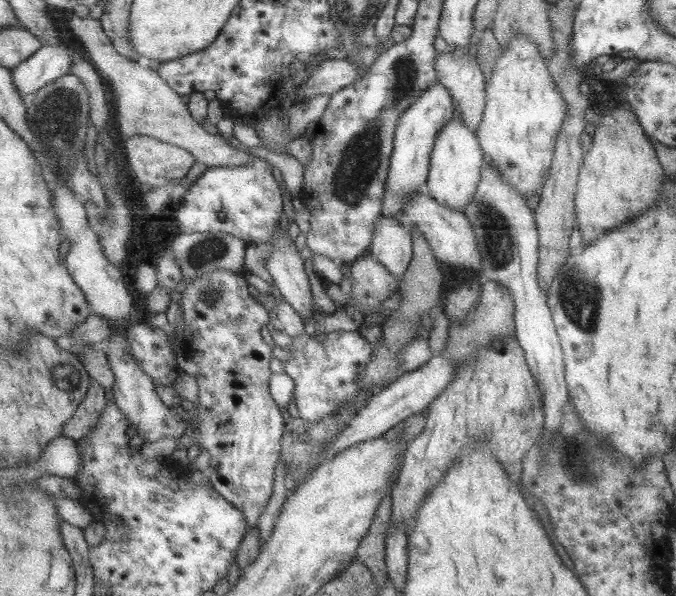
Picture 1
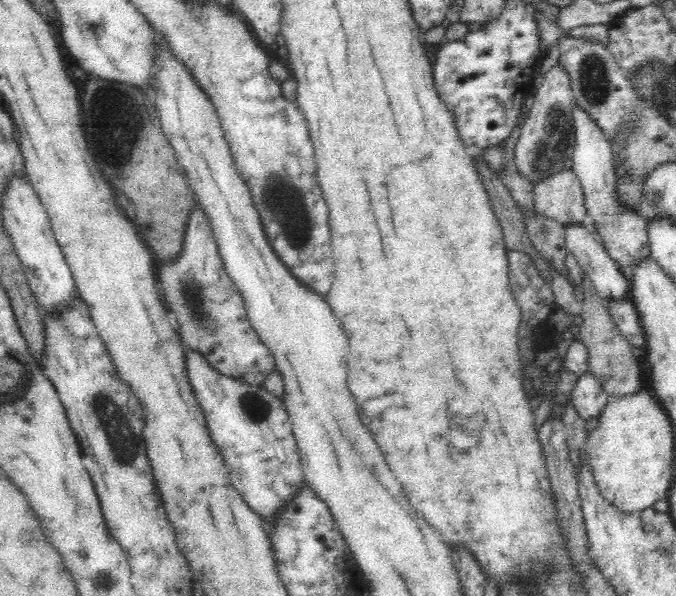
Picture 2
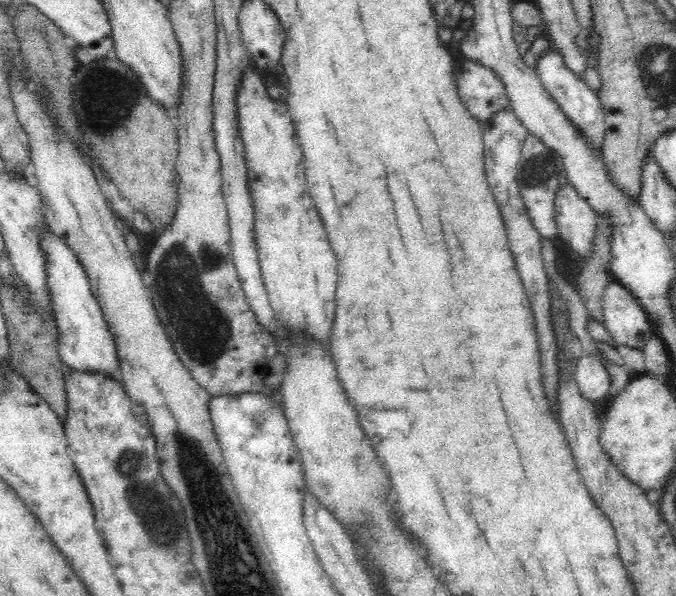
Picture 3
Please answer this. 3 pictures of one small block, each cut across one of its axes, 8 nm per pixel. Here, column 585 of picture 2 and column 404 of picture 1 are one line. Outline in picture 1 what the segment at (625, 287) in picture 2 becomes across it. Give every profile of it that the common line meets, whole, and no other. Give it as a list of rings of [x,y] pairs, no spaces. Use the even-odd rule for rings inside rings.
[[[377,217],[369,247],[371,258],[389,270],[396,280],[403,278],[412,257],[412,242],[411,233],[403,229],[399,219]]]

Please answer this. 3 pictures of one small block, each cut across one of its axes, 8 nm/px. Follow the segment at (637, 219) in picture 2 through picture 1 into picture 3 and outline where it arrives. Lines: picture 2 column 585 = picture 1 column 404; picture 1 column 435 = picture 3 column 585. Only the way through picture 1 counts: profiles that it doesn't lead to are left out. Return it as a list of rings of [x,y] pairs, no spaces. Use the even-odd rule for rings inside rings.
[[[550,47],[542,51],[537,63],[535,64],[536,72],[544,85],[544,88],[550,92],[552,99],[560,105],[568,119],[588,137],[588,141],[600,150],[604,142],[605,135],[605,116],[599,95],[594,89],[588,87],[584,80],[578,78],[571,70],[566,68],[562,55],[559,51]]]

